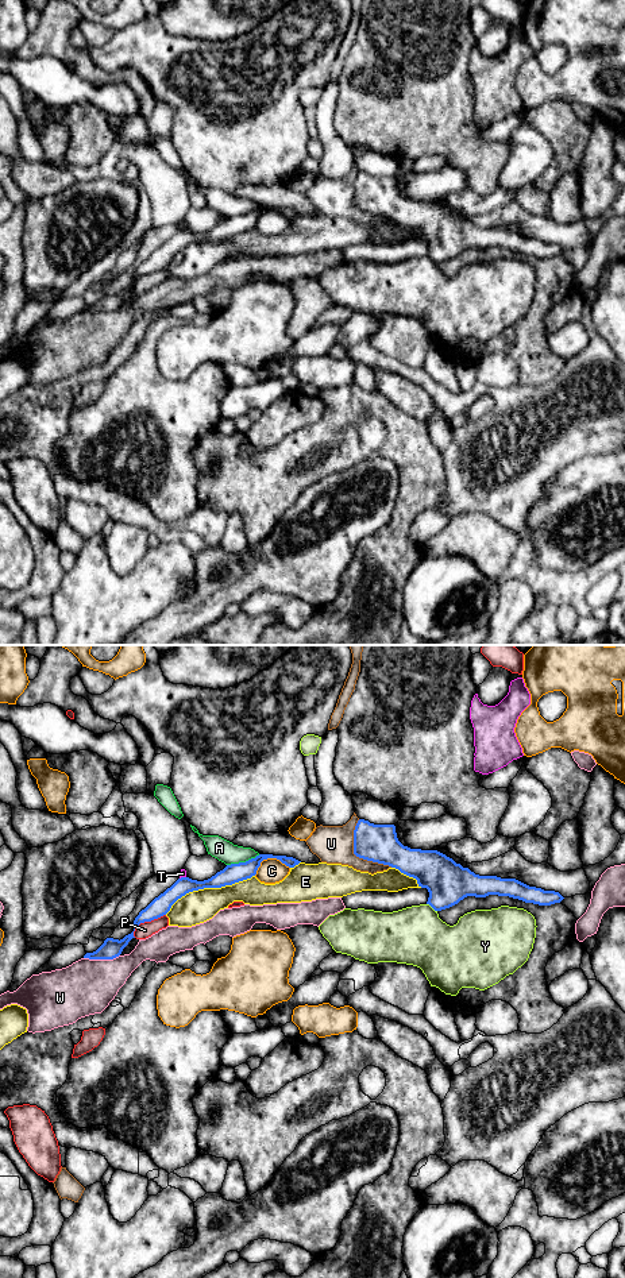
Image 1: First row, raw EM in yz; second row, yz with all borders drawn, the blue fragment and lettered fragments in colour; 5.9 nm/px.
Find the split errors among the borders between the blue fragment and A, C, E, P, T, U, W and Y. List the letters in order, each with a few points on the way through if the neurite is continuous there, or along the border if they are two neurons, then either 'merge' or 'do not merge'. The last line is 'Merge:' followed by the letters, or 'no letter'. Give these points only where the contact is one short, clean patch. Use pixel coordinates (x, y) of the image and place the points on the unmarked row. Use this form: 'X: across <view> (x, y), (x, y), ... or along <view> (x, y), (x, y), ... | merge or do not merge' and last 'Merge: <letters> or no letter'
A: along yz (259, 207), (227, 217) | do not merge
C: do not merge
E: do not merge
P: do not merge
T: do not merge
U: do not merge
W: do not merge
Y: do not merge
Merge: no letter

